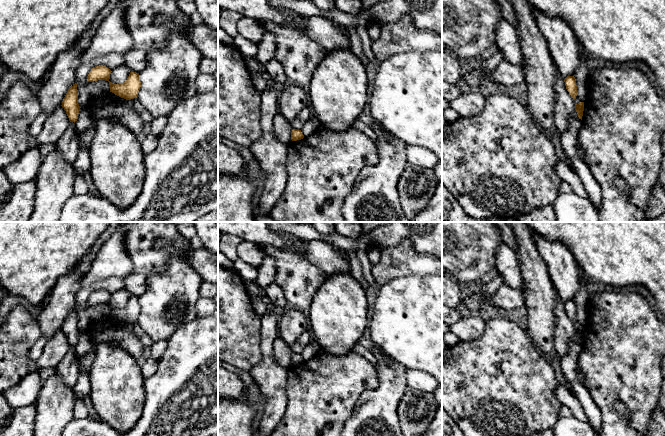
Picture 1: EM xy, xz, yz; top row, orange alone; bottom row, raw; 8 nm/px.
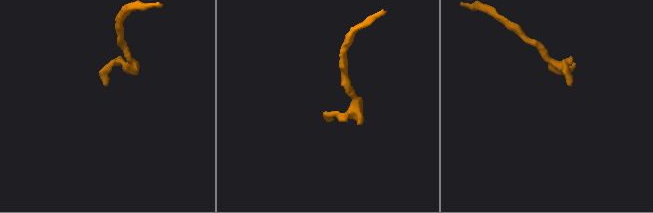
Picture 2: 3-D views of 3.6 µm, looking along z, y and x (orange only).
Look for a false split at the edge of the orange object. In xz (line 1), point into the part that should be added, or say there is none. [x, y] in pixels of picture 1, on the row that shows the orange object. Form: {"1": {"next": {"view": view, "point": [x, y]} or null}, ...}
{"1": {"next": null}}

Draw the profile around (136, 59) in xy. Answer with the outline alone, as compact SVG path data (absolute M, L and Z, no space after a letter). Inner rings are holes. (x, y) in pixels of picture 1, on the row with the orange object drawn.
M132 49L124 55L125 66L132 72L140 73L146 68L148 51Z

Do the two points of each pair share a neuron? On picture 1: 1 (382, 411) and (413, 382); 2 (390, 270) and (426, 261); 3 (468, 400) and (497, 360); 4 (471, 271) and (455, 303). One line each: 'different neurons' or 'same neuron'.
1: different neurons
2: same neuron
3: same neuron
4: different neurons

